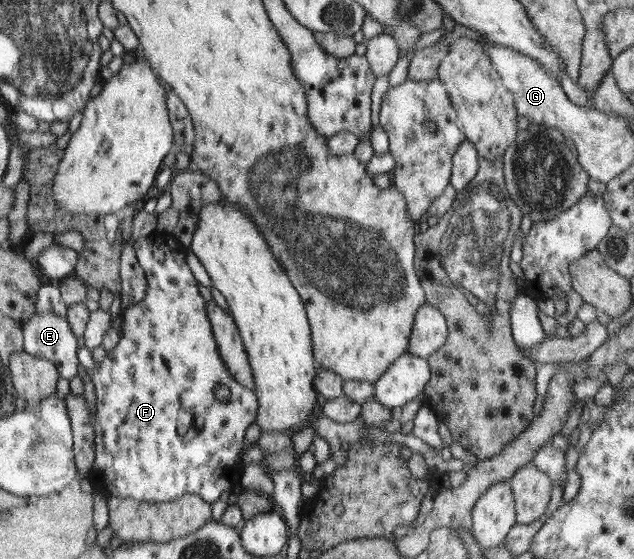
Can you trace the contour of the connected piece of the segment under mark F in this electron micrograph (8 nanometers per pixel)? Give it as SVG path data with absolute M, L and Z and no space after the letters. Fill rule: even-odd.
M154 231L154 232L152 232L152 233L151 233L151 234L150 234L150 235L149 235L149 236L147 236L147 237L146 237L146 238L138 238L138 239L137 239L137 240L135 240L135 241L134 241L134 243L133 243L133 244L132 244L132 246L133 246L133 247L134 247L134 251L135 251L135 255L136 255L136 259L137 259L137 261L138 261L138 263L139 263L139 265L140 265L140 267L141 267L141 268L142 268L142 269L143 269L143 272L144 272L144 275L145 275L145 277L146 277L146 278L147 278L147 292L145 292L145 298L143 298L143 300L142 300L142 301L139 301L139 303L135 303L135 305L131 305L131 307L127 307L127 309L125 309L125 310L122 310L122 311L121 311L121 314L122 314L122 318L123 318L123 323L122 323L122 326L121 326L121 331L120 331L120 340L119 340L119 341L118 341L118 342L117 342L117 345L116 345L116 346L115 346L115 347L113 347L113 349L110 349L110 350L109 350L109 351L108 351L108 352L107 352L107 356L106 356L106 357L105 357L105 359L103 359L103 361L101 361L101 363L99 363L99 365L98 365L98 366L95 366L95 367L93 367L93 364L92 364L92 357L91 357L91 356L90 356L90 353L91 353L91 351L89 351L89 350L88 350L88 349L87 349L87 348L86 348L86 347L85 347L85 346L83 346L83 347L81 347L81 348L78 348L78 361L79 361L79 362L80 362L80 364L81 364L81 367L82 367L82 366L83 366L83 367L84 367L84 368L85 368L85 372L87 372L87 376L89 376L89 377L90 377L90 380L91 380L91 381L92 381L92 382L93 382L93 385L94 385L94 386L95 386L95 393L96 393L96 408L97 408L97 412L96 412L96 419L95 419L95 426L94 426L94 434L95 434L95 435L96 435L96 436L95 436L95 439L94 439L94 440L95 440L95 443L96 443L96 448L95 448L95 459L94 459L94 465L93 465L93 467L92 467L92 468L93 468L93 469L95 469L95 477L97 477L97 479L99 479L99 485L101 485L101 487L103 487L103 489L105 489L105 491L107 491L107 493L109 493L109 494L110 494L110 495L111 495L111 496L115 496L115 497L129 497L129 498L130 498L130 499L133 499L133 500L136 500L136 501L139 501L139 502L157 502L157 503L159 503L159 502L173 502L173 500L177 500L177 499L178 499L178 498L181 498L181 497L184 497L184 495L185 495L185 494L189 494L189 493L193 493L193 494L195 494L195 495L197 495L197 494L199 494L199 495L200 495L200 496L201 496L201 497L202 497L202 499L203 499L203 500L205 500L205 501L208 501L208 503L213 503L213 504L214 504L214 503L215 503L215 502L217 502L217 500L219 500L219 499L220 499L220 498L219 498L219 497L221 497L221 495L223 495L223 491L227 491L227 489L230 489L230 490L233 490L233 489L235 489L235 487L238 487L238 486L236 486L236 485L234 485L234 488L232 488L232 487L231 487L231 479L233 479L233 477L231 477L231 475L233 475L233 471L231 471L231 469L233 469L233 467L235 467L235 465L239 465L239 453L241 453L241 449L243 449L243 437L245 437L245 431L247 431L247 427L249 427L249 425L251 425L251 423L253 423L253 422L255 422L255 421L256 421L256 417L257 417L257 412L258 412L258 410L259 410L259 409L260 409L260 404L259 404L259 400L258 400L258 399L257 399L257 396L256 396L256 393L255 393L255 392L254 392L254 391L253 391L253 390L250 390L250 389L249 389L249 388L246 388L246 387L245 387L245 386L242 386L242 385L241 385L241 383L239 383L239 382L238 382L238 381L237 381L237 379L235 379L235 378L234 378L234 377L233 377L233 376L232 376L232 375L231 375L231 372L229 372L229 371L228 371L228 369L227 369L227 368L226 368L226 367L225 367L225 364L224 364L224 361L223 361L223 360L222 360L222 359L221 359L221 356L220 356L220 351L219 351L219 350L218 350L218 343L217 343L217 342L216 342L216 336L215 336L215 335L214 335L214 331L211 331L211 325L209 325L209 320L210 320L210 319L209 319L209 318L208 318L208 313L205 313L205 299L203 299L203 297L201 297L201 293L199 293L199 289L197 289L197 281L195 281L195 277L193 277L193 273L191 273L191 269L189 269L189 267L187 267L187 263L185 263L185 251L187 251L187 248L185 248L185 249L183 249L183 245L181 245L181 242L180 242L180 241L179 241L179 240L177 240L177 239L176 239L176 237L175 237L175 236L173 236L173 235L172 235L172 233L169 233L169 232L160 232L160 231ZM218 385L227 385L227 387L229 387L229 388L230 388L230 390L231 390L231 398L229 398L229 400L228 400L228 401L227 401L227 402L219 402L219 400L217 400L217 398L215 398L215 394L214 394L214 390L213 390L213 389L214 389L214 388L215 388L215 387L216 387L216 386L218 386Z

